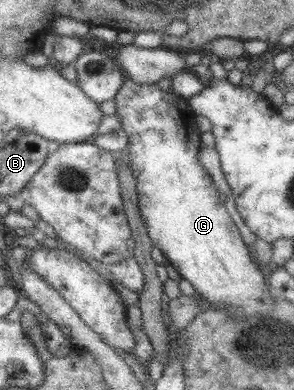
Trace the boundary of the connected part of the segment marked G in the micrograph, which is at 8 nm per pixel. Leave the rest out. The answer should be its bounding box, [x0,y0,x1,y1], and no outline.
[116,74,274,317]

